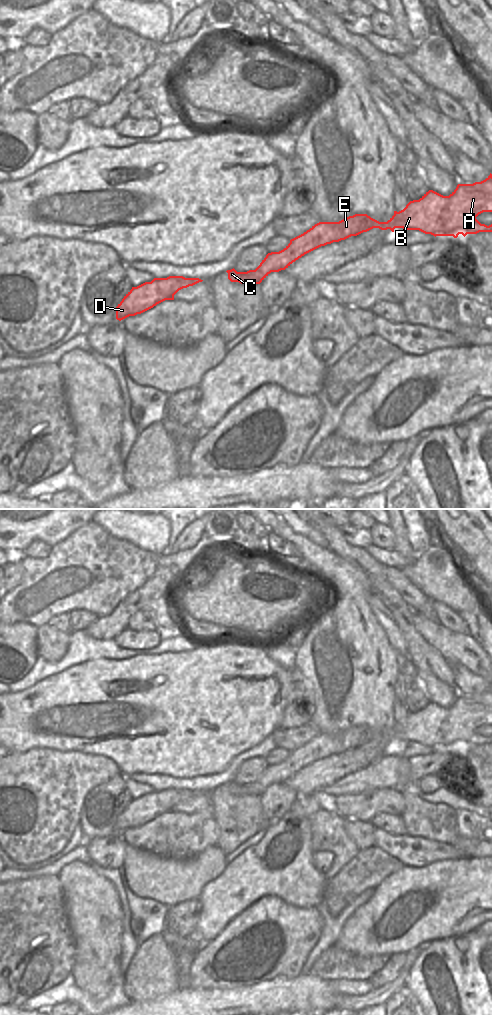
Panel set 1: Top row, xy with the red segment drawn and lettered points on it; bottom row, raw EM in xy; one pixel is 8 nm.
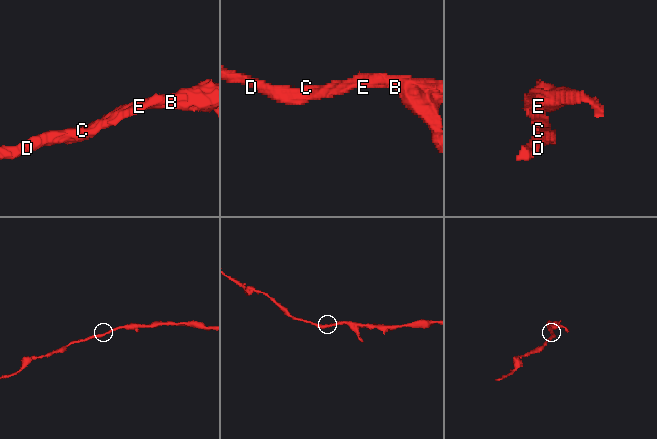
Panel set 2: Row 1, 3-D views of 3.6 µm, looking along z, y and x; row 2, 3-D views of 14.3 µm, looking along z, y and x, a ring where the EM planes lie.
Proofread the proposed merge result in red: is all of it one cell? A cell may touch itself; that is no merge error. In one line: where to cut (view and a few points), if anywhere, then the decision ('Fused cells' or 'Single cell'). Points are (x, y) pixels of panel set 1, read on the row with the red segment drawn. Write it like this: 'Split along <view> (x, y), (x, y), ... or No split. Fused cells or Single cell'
No split. Single cell.

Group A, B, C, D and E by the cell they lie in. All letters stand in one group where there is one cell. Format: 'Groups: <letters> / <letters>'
Groups: A B C D E.

